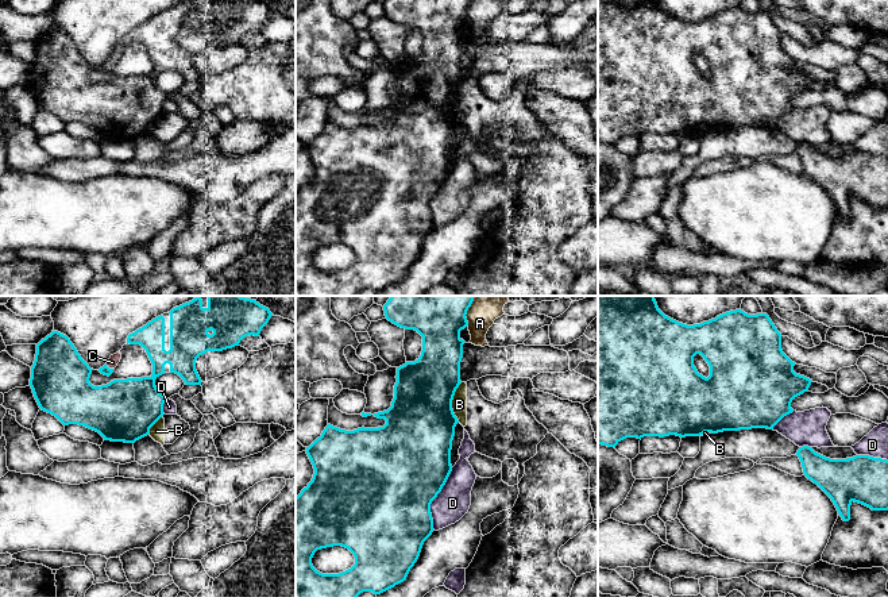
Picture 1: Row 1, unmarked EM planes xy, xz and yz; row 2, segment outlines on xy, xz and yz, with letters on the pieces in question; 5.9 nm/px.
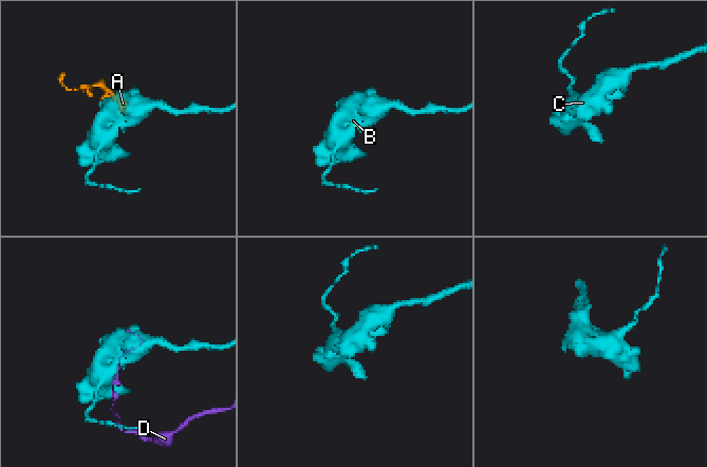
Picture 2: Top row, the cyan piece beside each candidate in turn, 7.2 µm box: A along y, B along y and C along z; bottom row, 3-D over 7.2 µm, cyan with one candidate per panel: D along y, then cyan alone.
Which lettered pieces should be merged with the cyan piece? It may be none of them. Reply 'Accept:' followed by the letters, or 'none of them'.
Accept: C

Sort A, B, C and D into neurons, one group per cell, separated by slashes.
A / B / C / D

